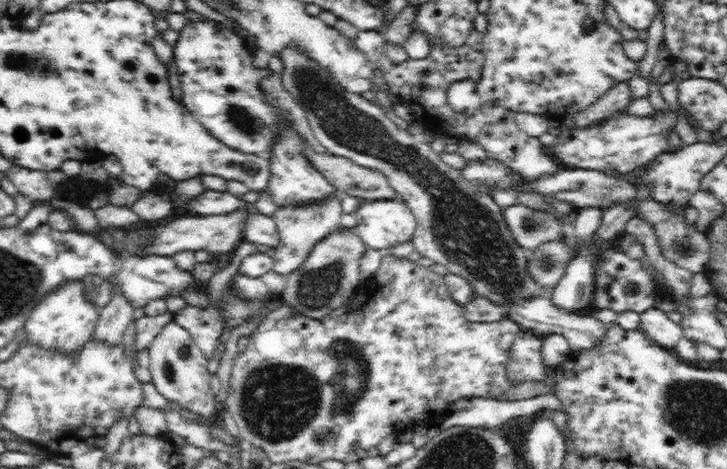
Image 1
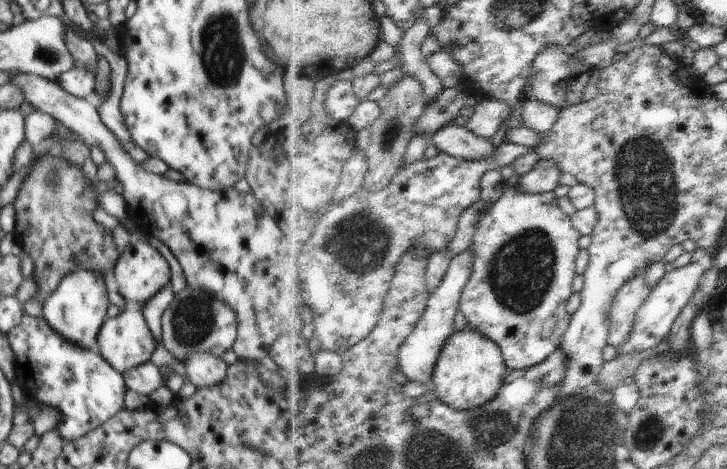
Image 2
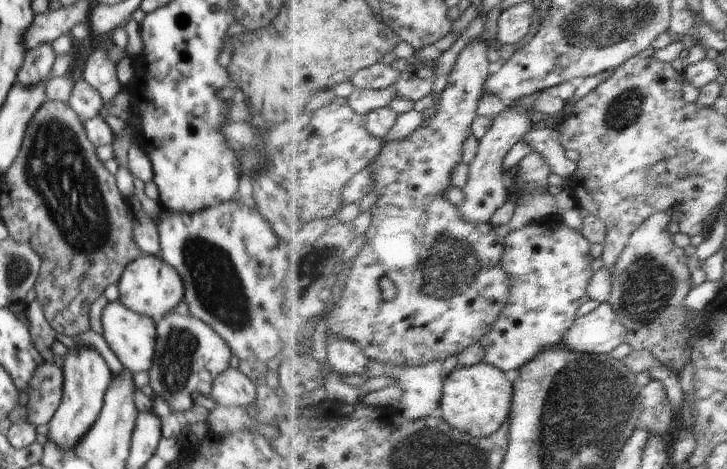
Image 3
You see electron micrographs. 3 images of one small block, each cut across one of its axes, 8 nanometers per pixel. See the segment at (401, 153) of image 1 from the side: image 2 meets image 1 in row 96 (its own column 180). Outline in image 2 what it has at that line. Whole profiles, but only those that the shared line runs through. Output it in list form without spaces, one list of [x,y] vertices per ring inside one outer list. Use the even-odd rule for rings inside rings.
[[[187,287],[182,291],[176,292],[174,300],[170,302],[170,306],[166,308],[162,314],[162,342],[164,348],[179,360],[184,362],[186,356],[196,354],[196,352],[206,352],[216,357],[222,357],[222,354],[227,350],[232,349],[237,338],[238,318],[236,312],[226,304],[220,303],[220,300],[215,300],[208,292],[202,290],[194,290],[194,288]]]

